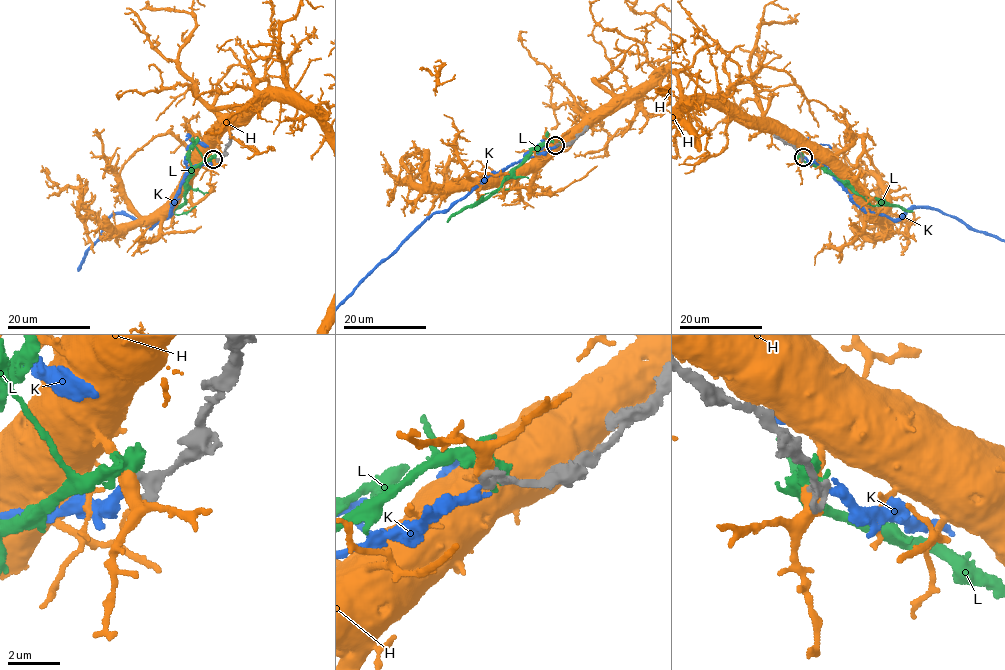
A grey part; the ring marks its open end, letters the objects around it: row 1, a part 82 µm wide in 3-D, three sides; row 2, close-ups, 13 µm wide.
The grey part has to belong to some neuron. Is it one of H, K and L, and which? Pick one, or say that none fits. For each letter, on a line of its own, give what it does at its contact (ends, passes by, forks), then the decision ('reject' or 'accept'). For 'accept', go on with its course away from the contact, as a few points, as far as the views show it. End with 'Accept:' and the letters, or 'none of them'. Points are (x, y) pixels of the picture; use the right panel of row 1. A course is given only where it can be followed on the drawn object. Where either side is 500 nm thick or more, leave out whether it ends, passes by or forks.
H: reject
K: it ends; accept
L: reject
Accept: K

